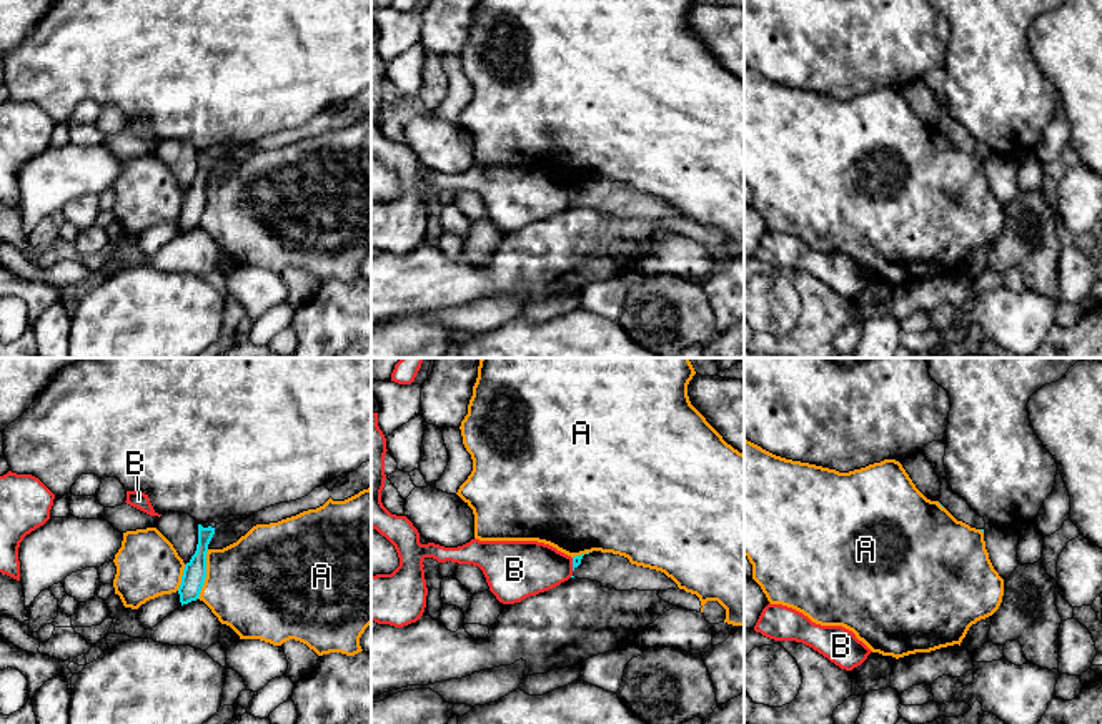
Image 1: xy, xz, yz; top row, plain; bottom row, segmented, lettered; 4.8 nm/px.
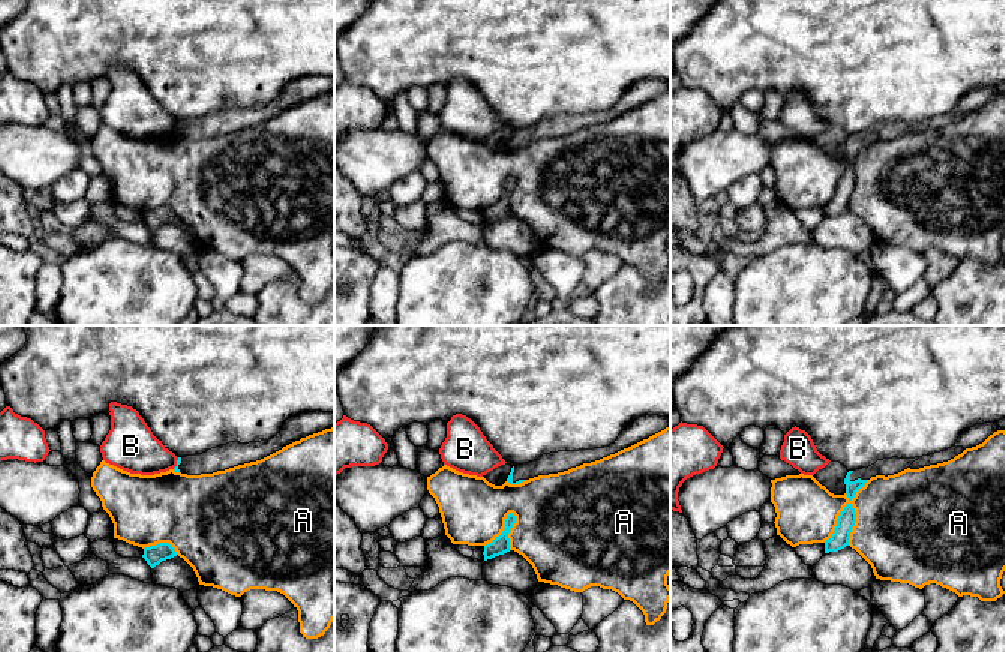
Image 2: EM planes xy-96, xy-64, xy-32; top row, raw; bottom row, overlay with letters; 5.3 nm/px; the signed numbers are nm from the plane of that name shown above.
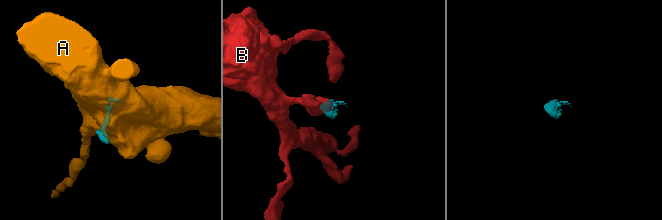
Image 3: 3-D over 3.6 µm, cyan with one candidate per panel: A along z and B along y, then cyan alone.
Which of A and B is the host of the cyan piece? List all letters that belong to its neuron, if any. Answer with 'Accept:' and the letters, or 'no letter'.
Accept: no letter

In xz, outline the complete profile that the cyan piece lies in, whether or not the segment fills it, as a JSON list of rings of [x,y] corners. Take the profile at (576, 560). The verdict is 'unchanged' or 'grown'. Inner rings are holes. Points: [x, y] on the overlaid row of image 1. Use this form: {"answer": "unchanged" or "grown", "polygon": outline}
{"answer": "grown", "polygon": [[[593,551],[573,558],[573,576],[598,581],[603,588],[616,591],[668,591],[678,584],[664,573],[631,564],[628,558]]]}

